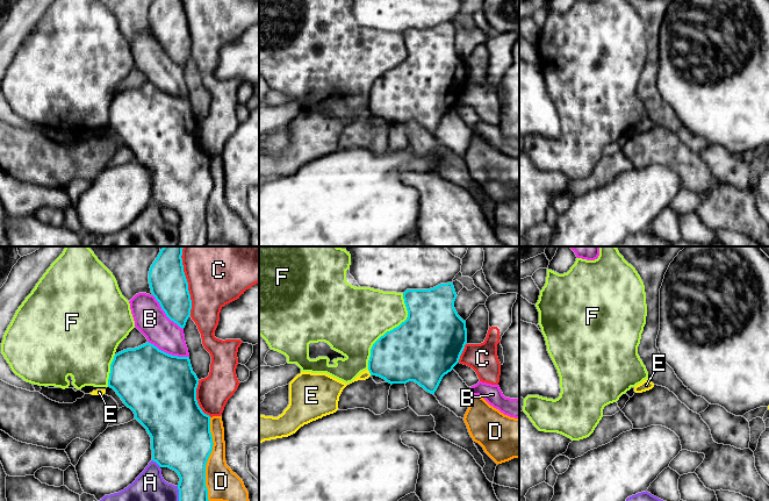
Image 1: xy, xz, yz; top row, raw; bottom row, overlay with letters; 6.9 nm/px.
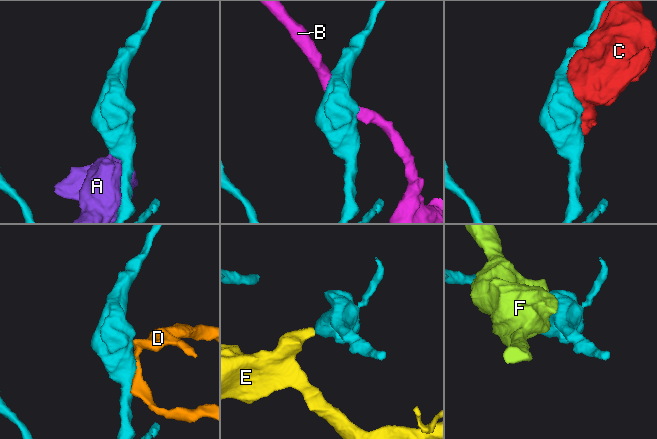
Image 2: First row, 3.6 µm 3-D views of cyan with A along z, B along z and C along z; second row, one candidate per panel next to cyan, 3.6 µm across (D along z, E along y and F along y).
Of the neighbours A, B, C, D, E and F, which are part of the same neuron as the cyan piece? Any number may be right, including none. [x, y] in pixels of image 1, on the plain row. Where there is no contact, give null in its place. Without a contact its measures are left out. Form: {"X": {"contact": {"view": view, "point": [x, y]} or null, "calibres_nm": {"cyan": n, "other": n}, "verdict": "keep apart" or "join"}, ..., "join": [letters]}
{"A": {"contact": {"view": "xy", "point": [157, 202]}, "calibres_nm": {"cyan": 420, "other": 320}, "verdict": "keep apart"}, "B": {"contact": {"view": "xy", "point": [167, 93]}, "calibres_nm": {"cyan": 500, "other": 220}, "verdict": "keep apart"}, "C": {"contact": {"view": "xy", "point": [187, 28]}, "calibres_nm": {"cyan": 260, "other": 340}, "verdict": "keep apart"}, "D": {"contact": {"view": "xy", "point": [207, 199]}, "calibres_nm": {"cyan": 420, "other": 220}, "verdict": "keep apart"}, "E": {"contact": {"view": "xz", "point": [369, 112]}, "calibres_nm": {"cyan": 380, "other": 90}, "verdict": "keep apart"}, "F": {"contact": {"view": "xz", "point": [390, 70]}, "calibres_nm": {"cyan": 460, "other": 420}, "verdict": "keep apart"}, "join": []}

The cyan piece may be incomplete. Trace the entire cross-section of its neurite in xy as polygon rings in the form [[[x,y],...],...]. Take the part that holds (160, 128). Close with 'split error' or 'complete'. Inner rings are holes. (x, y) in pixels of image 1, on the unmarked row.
[[[151,83],[135,88],[123,90],[114,95],[110,103],[108,127],[113,128],[123,143],[130,148],[151,177],[152,200],[160,207],[175,210],[180,217],[178,246],[206,246],[208,229],[206,226],[206,205],[213,191],[210,156],[204,153],[196,139],[199,119],[193,112],[189,96],[168,94]]]; complete

